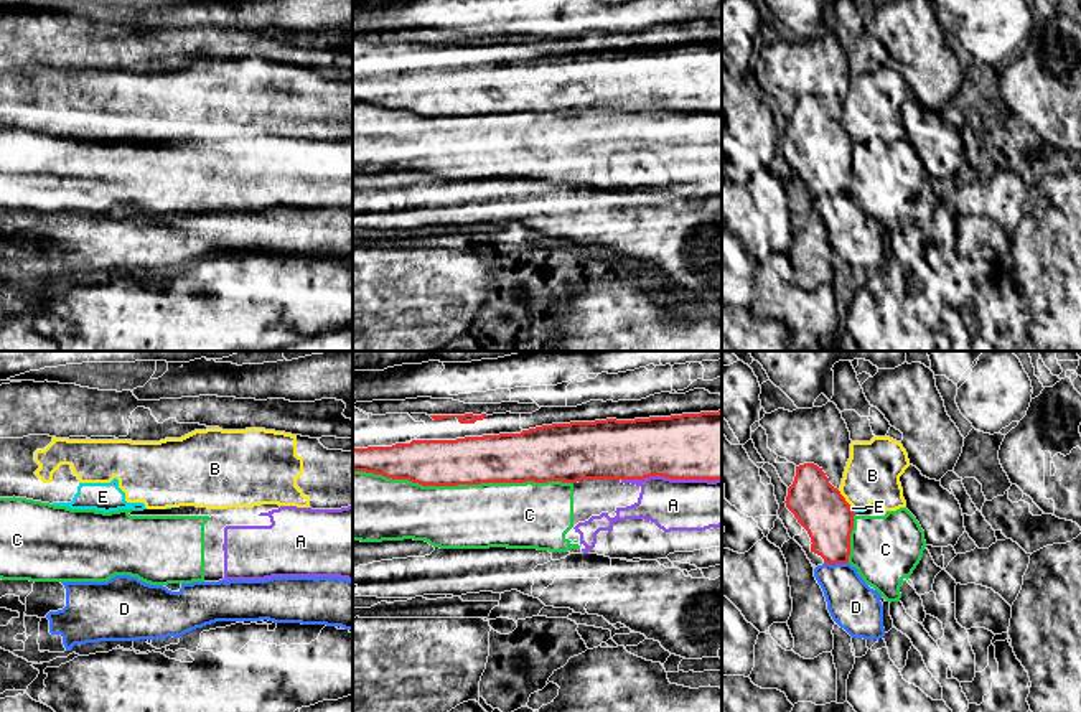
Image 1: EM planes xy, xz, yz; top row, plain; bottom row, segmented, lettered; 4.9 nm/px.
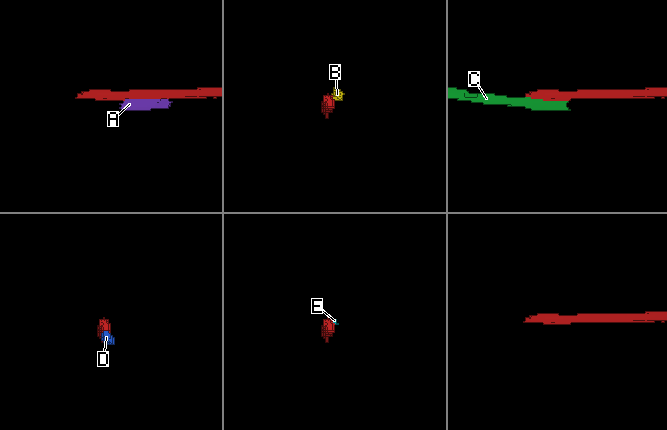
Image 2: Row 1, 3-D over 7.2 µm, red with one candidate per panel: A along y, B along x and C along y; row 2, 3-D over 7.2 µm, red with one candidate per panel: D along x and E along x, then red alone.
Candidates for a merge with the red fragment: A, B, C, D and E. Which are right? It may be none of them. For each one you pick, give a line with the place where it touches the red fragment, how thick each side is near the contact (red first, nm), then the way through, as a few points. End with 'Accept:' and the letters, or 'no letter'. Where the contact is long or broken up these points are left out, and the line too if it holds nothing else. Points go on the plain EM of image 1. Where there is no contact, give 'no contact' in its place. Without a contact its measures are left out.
Accept: no letter

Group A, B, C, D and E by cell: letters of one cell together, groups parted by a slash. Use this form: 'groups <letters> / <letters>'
groups A C / B E / D

